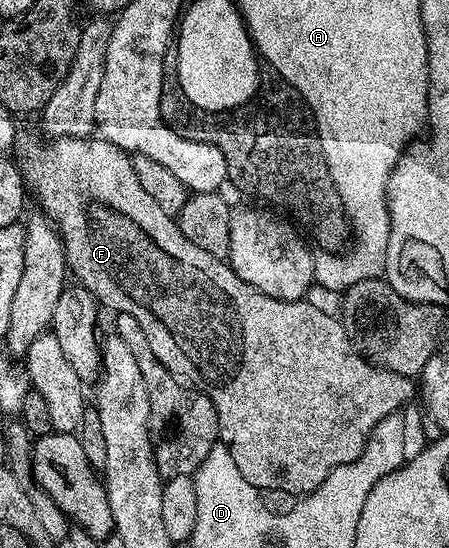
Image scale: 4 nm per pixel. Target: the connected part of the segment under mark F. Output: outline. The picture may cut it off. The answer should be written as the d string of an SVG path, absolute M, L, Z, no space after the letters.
M90 137L87 139L55 139L50 138L49 143L36 143L35 140L29 139L21 147L21 159L19 158L19 166L21 174L25 176L25 185L30 196L33 195L37 198L37 203L42 212L48 215L53 221L53 226L61 235L61 244L65 247L65 261L68 270L71 272L80 286L85 287L96 297L98 304L102 308L110 307L113 313L122 311L123 313L131 313L131 317L135 317L135 321L139 321L139 329L143 329L143 337L145 338L144 346L151 349L151 353L155 353L155 357L166 367L172 375L177 376L178 379L184 381L186 384L192 385L196 390L202 391L211 401L211 405L215 405L215 413L217 414L217 433L220 442L224 443L225 448L231 453L231 457L235 457L235 465L239 465L239 473L243 473L243 477L247 477L247 481L256 487L262 493L268 491L286 491L287 494L293 495L292 497L300 497L309 495L316 487L324 487L327 477L335 469L339 469L339 465L347 465L351 461L355 461L355 457L359 457L365 451L367 441L371 437L371 433L375 429L375 425L379 425L379 421L383 421L383 417L388 415L398 414L410 402L409 399L413 393L415 395L415 383L408 375L400 375L399 373L391 373L387 369L377 367L369 360L365 359L355 349L355 345L347 337L345 327L342 325L340 318L336 314L328 315L321 307L316 307L313 303L305 303L307 301L298 301L296 303L285 303L282 299L268 296L267 293L260 292L259 289L253 288L247 284L246 281L241 280L232 270L229 263L224 259L216 259L211 253L207 253L207 249L199 249L199 245L191 245L191 241L187 241L187 237L183 237L183 233L179 229L176 218L174 216L163 213L163 209L159 209L156 203L149 194L143 190L143 185L139 185L139 177L135 177L135 169L133 168L133 161L130 152L125 151L122 147L117 147L114 143L109 143L107 140L100 137Z

